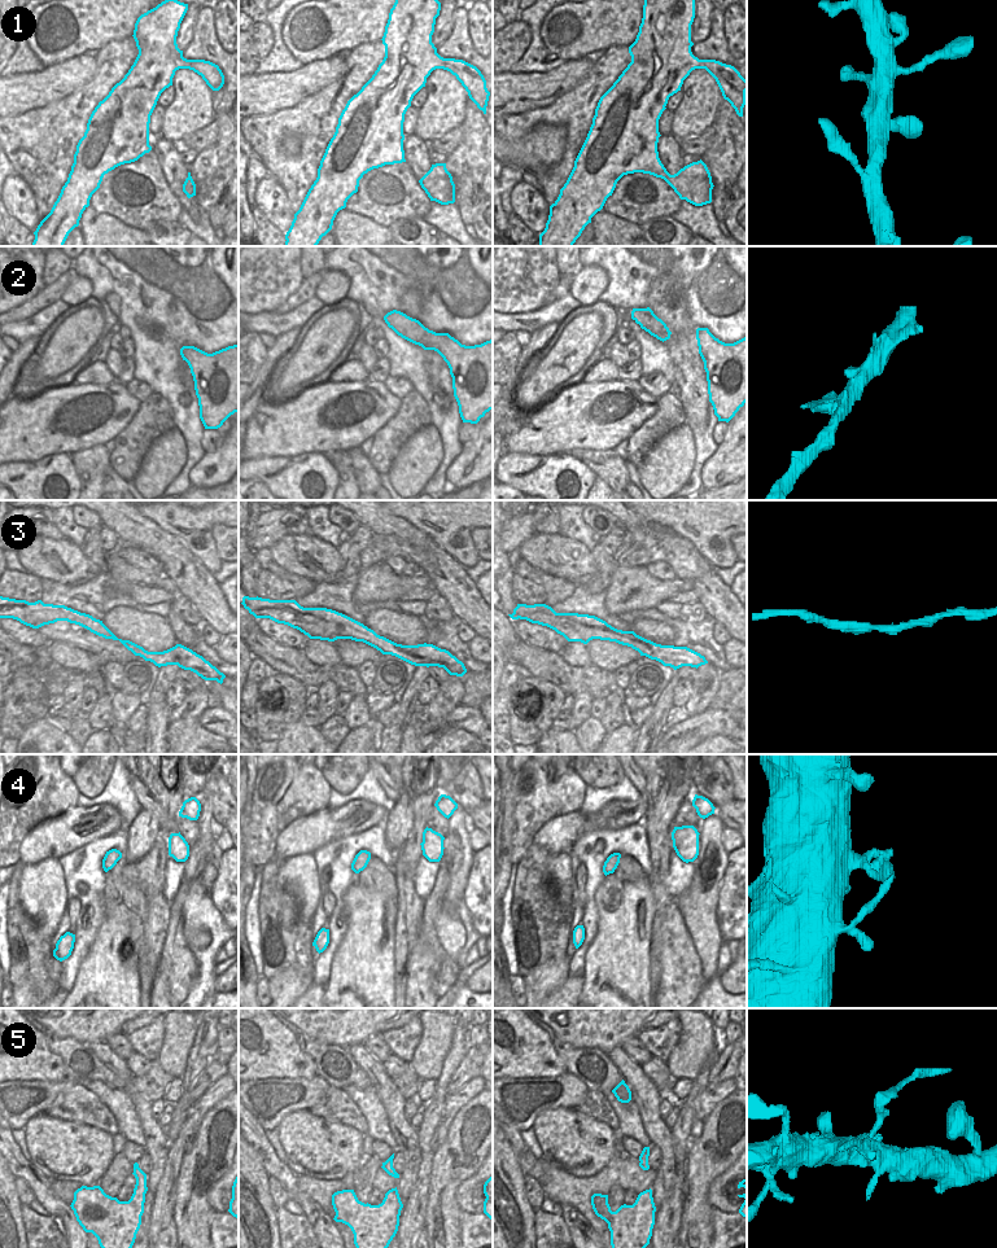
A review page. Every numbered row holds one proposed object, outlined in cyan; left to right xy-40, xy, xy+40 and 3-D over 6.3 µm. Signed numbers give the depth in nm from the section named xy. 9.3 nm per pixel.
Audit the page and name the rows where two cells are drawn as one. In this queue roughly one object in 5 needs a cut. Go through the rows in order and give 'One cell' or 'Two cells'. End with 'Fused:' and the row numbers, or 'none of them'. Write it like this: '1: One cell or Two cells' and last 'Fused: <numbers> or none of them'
1: One cell
2: One cell
3: One cell
4: One cell
5: Two cells
Fused: 5

